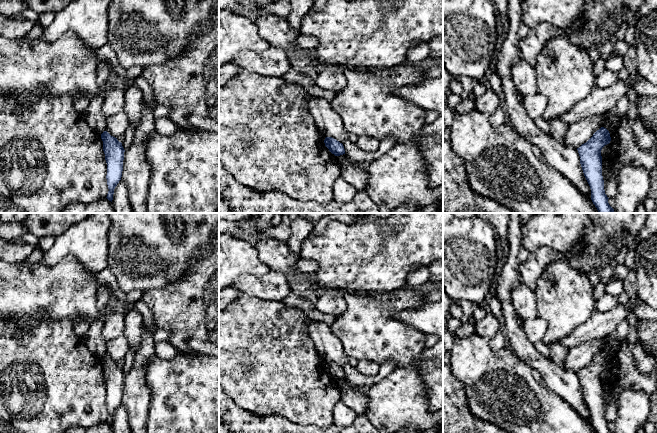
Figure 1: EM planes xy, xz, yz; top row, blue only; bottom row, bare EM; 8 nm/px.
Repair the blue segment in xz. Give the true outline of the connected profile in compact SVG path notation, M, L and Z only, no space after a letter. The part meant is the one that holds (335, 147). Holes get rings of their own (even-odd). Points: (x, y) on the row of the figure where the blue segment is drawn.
M326 137L324 140L325 146L329 149L329 151L335 156L340 156L345 154L345 149L342 143L337 141L332 137Z

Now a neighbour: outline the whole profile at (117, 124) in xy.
M122 110L119 113L109 117L107 119L106 129L111 136L119 138L123 135L129 125L128 117Z

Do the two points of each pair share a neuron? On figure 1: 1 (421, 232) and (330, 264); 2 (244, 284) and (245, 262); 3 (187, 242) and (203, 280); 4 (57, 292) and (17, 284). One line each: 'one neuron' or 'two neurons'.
1: one neuron
2: two neurons
3: two neurons
4: one neuron

